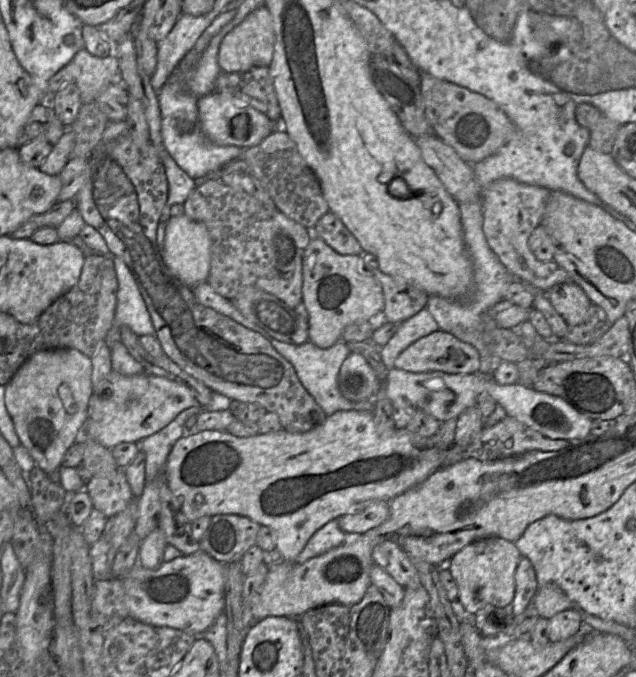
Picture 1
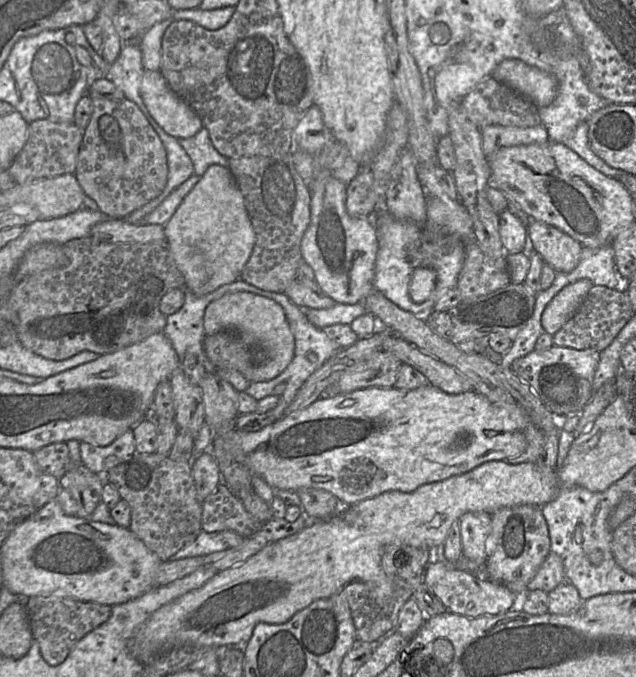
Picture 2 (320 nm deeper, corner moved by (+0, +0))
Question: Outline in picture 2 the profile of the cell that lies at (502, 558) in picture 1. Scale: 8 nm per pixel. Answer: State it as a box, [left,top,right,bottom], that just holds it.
[460,512,491,566]

